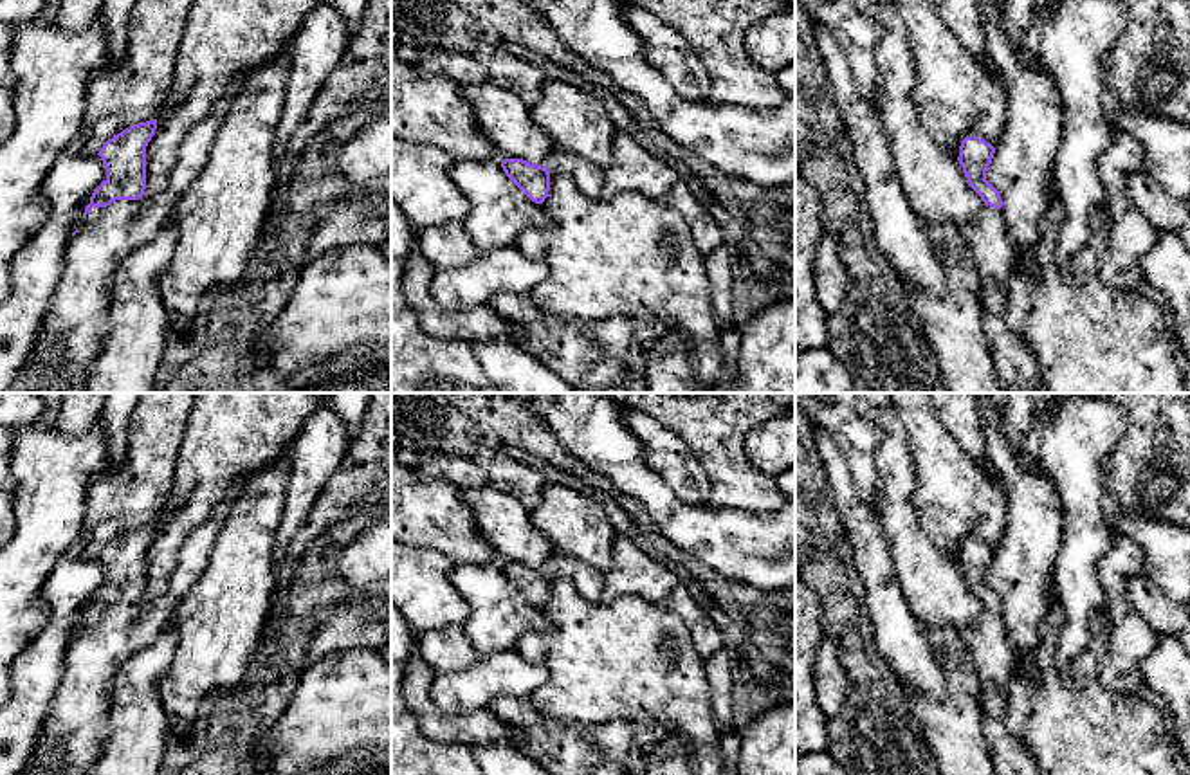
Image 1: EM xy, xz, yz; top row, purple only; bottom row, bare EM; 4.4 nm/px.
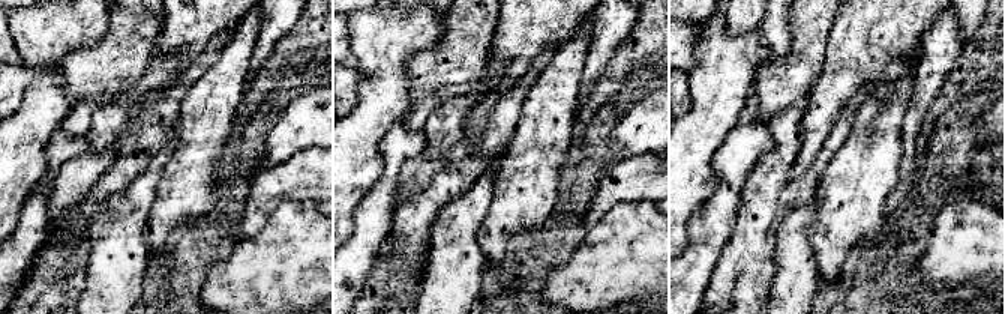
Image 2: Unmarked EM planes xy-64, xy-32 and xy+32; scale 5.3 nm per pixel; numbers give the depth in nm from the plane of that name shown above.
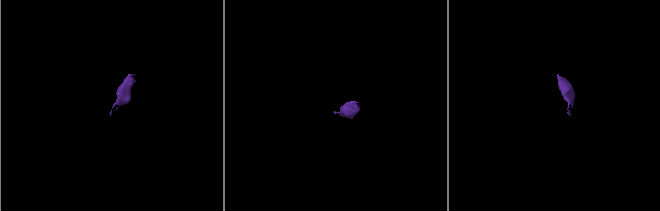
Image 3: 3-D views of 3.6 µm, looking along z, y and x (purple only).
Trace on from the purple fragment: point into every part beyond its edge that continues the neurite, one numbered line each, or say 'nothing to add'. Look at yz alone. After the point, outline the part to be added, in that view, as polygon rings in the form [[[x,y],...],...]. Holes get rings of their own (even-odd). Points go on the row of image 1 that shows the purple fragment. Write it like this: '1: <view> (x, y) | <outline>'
1: yz (1016, 366) | [[[984,205],[975,220],[959,229],[959,234],[968,243],[979,272],[986,312],[984,330],[993,353],[997,378],[1010,393],[1033,393],[1040,382],[1035,353],[1006,324],[1015,251],[1006,234],[1001,209]]]

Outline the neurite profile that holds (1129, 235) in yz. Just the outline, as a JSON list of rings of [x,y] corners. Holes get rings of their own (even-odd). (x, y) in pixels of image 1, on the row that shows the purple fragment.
[[[1112,130],[1112,142],[1100,157],[1102,182],[1109,195],[1109,227],[1098,276],[1105,287],[1125,292],[1138,292],[1143,287],[1138,263],[1159,236],[1127,196],[1127,178],[1134,171],[1143,171],[1143,157],[1143,146],[1120,130]]]

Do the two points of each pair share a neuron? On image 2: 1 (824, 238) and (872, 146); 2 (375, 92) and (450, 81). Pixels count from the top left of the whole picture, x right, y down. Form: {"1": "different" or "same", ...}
{"1": "same", "2": "different"}

